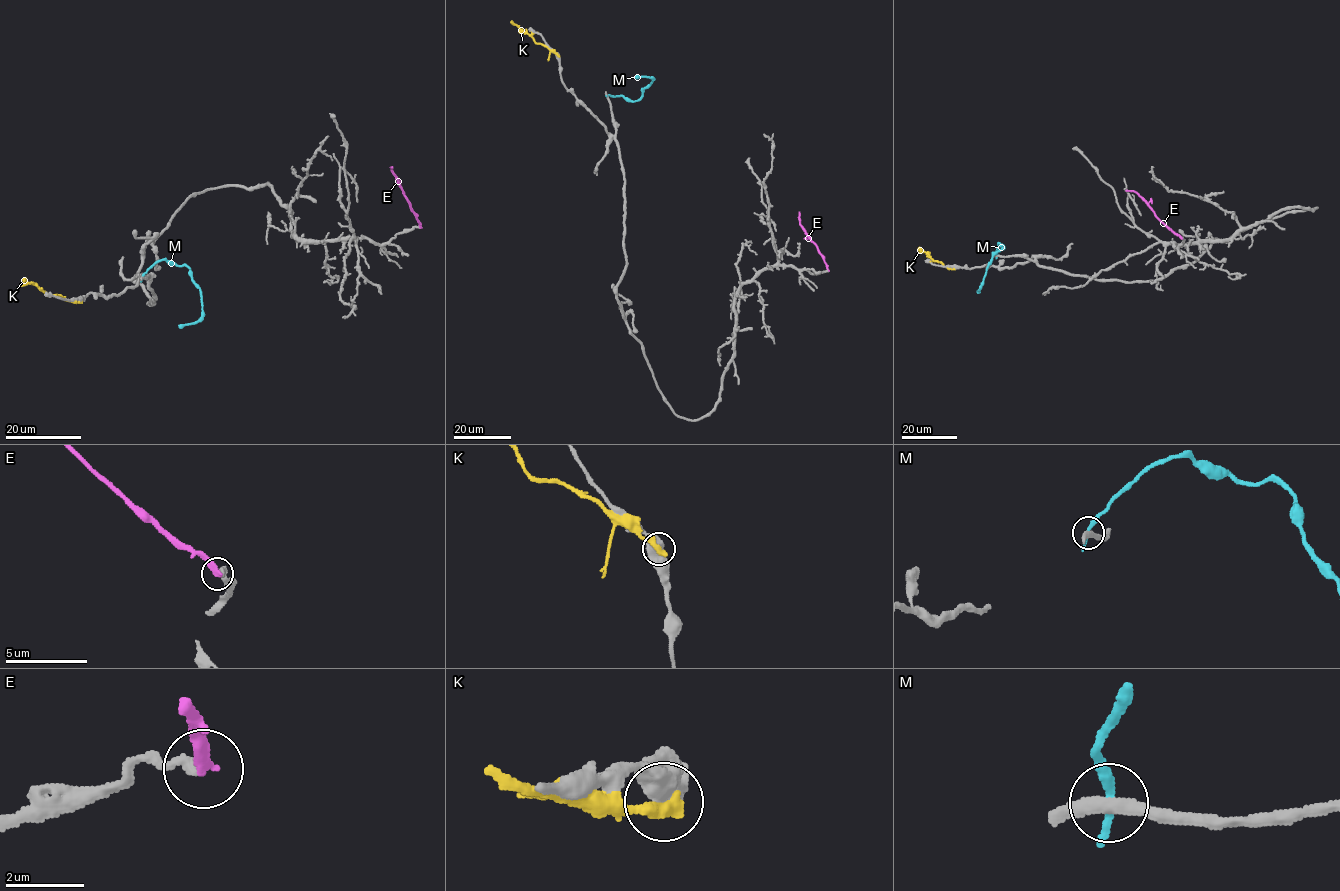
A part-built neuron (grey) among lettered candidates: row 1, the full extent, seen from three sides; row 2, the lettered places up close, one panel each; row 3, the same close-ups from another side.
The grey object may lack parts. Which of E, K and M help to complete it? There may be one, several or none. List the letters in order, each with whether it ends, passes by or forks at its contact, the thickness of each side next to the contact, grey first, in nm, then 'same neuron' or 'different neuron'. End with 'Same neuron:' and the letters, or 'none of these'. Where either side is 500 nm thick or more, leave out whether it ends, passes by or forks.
E: it ends | 260/320 nm | same neuron
K: 550/420 nm | different neuron
M: it ends | 300/300 nm | different neuron
Same neuron: E

